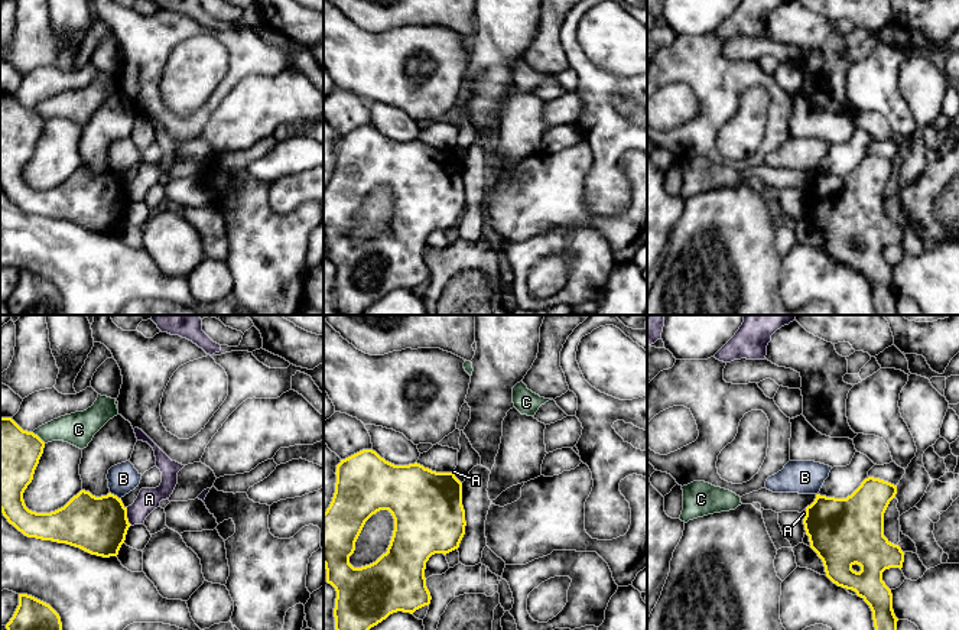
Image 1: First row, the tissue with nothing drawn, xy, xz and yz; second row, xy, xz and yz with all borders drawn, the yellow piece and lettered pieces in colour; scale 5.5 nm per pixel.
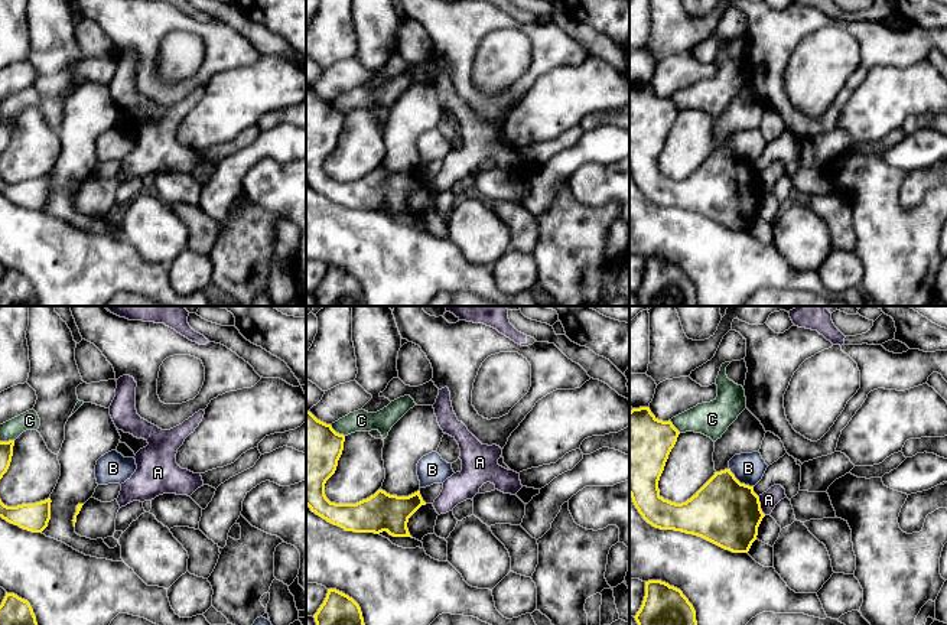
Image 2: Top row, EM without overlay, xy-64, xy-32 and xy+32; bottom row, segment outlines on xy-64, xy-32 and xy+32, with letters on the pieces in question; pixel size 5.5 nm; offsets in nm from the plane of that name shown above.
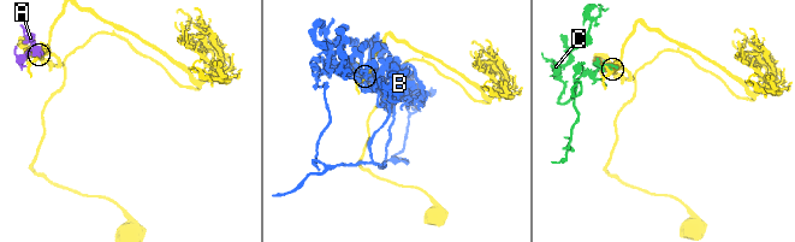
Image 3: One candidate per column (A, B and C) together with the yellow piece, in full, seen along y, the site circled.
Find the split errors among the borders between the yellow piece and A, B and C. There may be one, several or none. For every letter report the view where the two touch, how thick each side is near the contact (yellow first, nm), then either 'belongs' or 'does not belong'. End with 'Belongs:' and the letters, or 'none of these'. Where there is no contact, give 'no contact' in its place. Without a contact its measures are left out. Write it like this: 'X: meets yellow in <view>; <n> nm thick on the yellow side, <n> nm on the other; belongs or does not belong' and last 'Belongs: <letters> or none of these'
A: meets yellow in xy; 320 nm thick on the yellow side, 130 nm on the other; does not belong
B: meets yellow in xy; 320 nm thick on the yellow side, 160 nm on the other; does not belong
C: meets yellow in xy; 400 nm thick on the yellow side, 190 nm on the other; does not belong
Belongs: none of these

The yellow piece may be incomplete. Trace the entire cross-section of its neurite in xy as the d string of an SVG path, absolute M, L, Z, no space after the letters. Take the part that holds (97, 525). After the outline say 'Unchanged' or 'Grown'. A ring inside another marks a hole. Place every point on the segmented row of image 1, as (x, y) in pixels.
M0 418L0 510L10 525L27 538L52 540L79 548L91 555L117 556L129 527L127 507L108 493L95 497L81 490L64 507L51 513L36 513L26 507L23 493L33 480L45 442L33 432L23 431L12 418Z. Unchanged

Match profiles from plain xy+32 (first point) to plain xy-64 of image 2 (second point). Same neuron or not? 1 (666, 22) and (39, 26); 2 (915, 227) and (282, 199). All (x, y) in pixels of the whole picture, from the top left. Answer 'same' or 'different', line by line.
1: different
2: different

